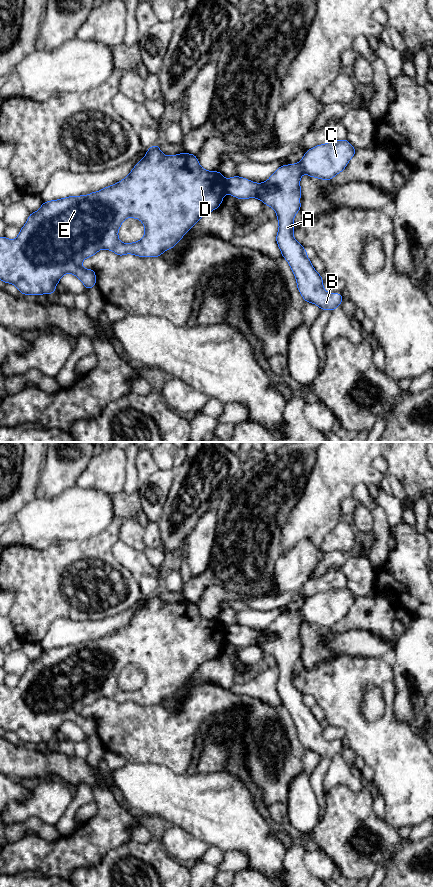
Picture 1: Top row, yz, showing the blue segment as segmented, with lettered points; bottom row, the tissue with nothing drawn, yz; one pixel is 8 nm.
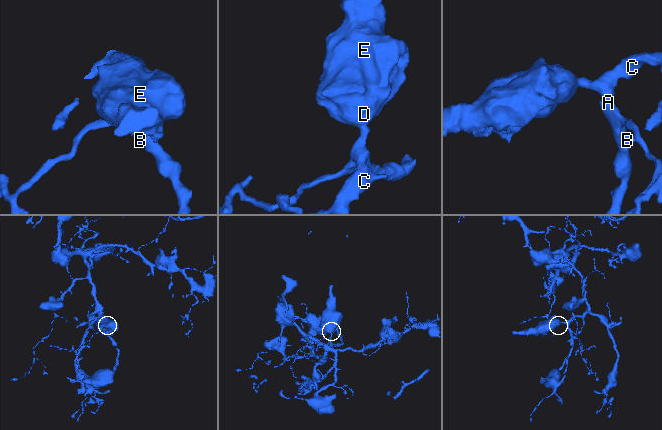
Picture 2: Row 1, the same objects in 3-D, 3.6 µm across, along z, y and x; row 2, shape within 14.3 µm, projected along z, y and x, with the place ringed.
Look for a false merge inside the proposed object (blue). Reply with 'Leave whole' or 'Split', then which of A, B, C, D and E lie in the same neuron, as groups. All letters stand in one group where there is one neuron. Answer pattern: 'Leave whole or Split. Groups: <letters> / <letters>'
Split. Groups: A B C / D E

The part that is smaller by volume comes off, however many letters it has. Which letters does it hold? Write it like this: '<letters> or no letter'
D, E

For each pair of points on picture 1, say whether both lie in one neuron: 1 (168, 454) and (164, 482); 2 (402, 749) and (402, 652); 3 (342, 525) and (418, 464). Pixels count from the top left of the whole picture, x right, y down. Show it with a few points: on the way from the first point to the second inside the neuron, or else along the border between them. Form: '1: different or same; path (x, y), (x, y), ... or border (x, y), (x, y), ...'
1: same; path (166, 461), (165, 475)
2: different; border (392, 707), (395, 717), (410, 726)
3: different; border (342, 518), (326, 535)

